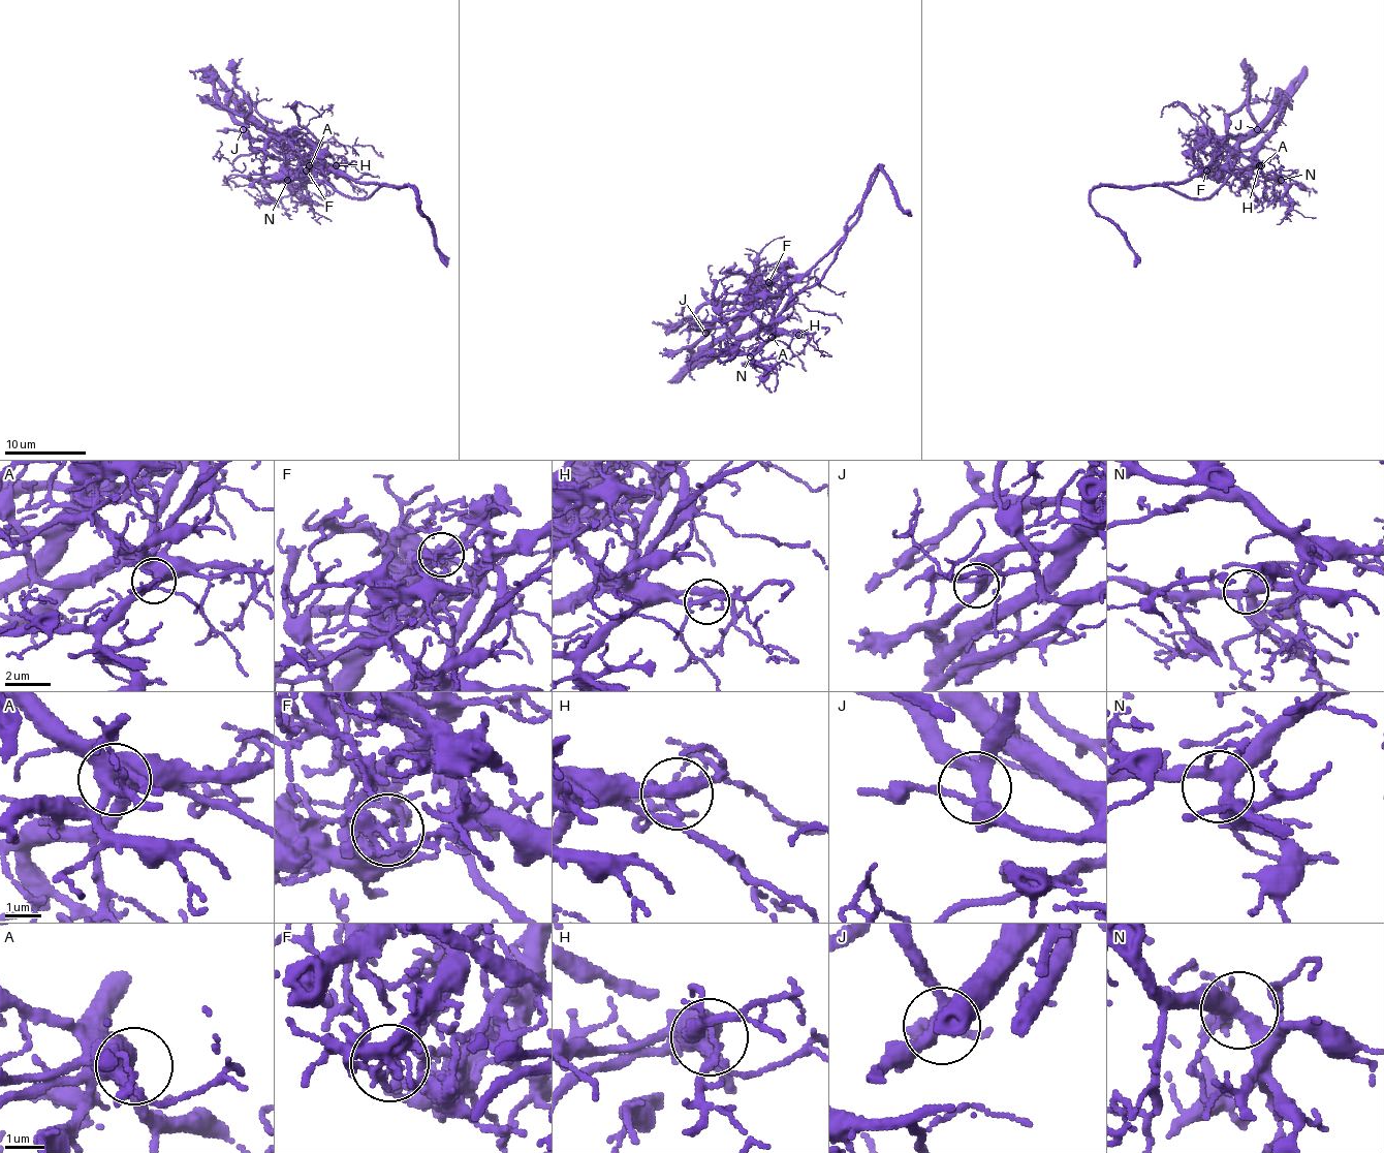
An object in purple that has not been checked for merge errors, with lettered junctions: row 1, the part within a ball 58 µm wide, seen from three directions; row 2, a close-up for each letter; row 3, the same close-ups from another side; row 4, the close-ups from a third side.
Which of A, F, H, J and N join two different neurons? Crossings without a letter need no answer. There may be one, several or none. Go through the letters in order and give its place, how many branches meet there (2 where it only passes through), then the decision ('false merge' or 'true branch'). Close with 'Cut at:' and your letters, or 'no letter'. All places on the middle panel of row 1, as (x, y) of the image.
A: place (772, 337); branches 3; true branch
F: place (768, 282); branches 4; false merge
H: place (798, 335); branches 4; true branch
J: place (705, 333); branches 4; true branch
N: place (750, 356); branches 4; true branch
Cut at: F

